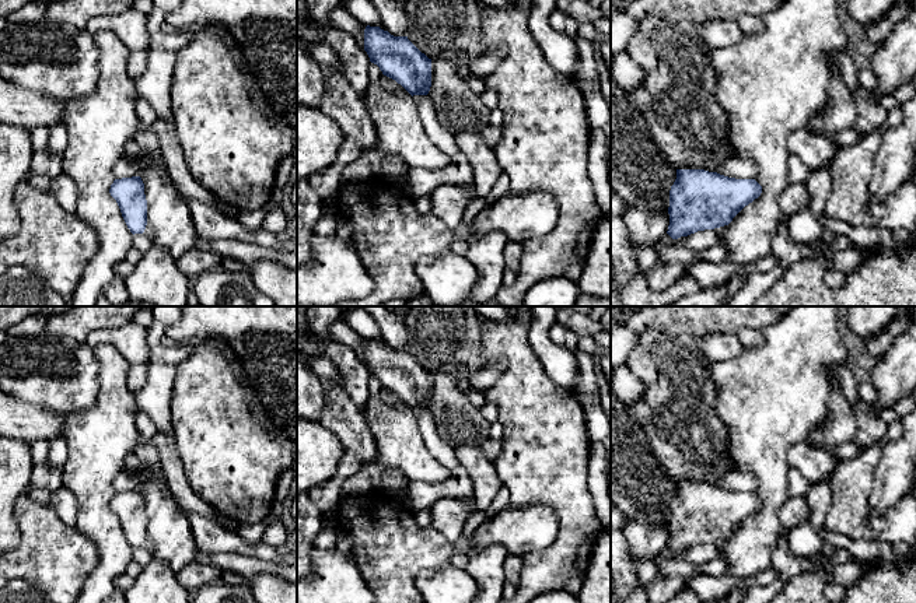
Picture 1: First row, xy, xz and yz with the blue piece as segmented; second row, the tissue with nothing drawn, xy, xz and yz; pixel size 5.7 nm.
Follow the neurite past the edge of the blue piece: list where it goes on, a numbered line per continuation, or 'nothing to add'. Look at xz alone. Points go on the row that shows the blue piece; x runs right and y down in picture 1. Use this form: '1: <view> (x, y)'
nothing to add

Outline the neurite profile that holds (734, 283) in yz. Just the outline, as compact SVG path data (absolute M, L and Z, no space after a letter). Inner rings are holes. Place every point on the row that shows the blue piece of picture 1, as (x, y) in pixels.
M734 274L721 284L726 287L727 304L744 287L744 284L747 283L748 278L749 278L748 274Z

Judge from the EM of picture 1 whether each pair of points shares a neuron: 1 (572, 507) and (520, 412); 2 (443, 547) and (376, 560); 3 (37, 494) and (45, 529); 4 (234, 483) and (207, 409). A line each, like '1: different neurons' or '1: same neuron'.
1: same neuron
2: same neuron
3: different neurons
4: same neuron

